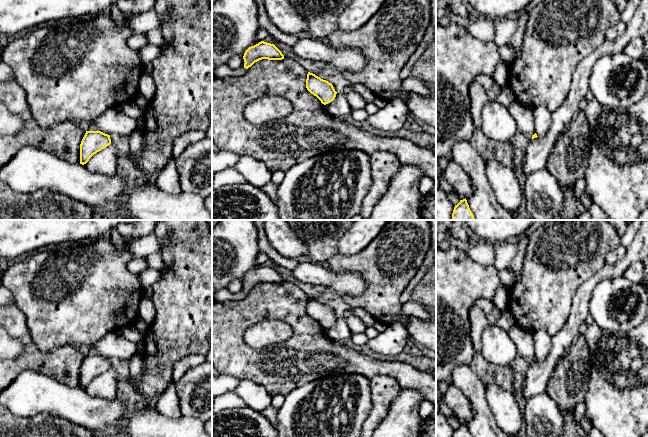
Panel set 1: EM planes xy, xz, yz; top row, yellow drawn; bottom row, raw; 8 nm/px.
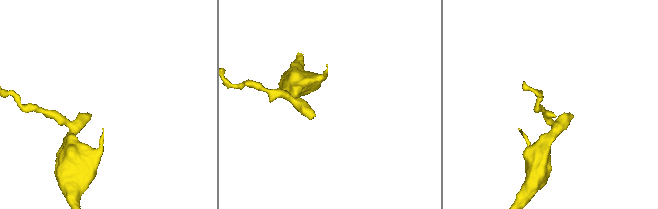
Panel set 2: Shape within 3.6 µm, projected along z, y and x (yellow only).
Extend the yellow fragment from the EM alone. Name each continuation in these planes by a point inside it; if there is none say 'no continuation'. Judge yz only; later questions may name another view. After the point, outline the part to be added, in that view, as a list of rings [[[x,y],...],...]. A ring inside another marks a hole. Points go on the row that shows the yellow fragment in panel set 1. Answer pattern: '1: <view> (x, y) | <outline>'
1: yz (542, 116) | [[[544,105],[532,109],[535,125],[535,133],[538,137],[543,136],[551,126],[552,112]]]

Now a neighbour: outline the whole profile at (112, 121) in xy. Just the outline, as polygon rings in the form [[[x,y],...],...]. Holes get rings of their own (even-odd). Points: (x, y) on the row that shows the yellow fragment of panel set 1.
[[[118,107],[109,108],[88,123],[105,134],[127,138],[137,130],[137,120],[125,115]]]

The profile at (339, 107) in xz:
[[[338,92],[335,99],[325,105],[327,113],[335,118],[342,119],[344,116],[351,115],[352,108],[348,103],[343,92]]]

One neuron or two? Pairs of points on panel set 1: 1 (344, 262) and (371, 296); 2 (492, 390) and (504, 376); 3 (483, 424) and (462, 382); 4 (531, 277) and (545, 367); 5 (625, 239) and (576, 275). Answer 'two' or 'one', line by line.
1: one
2: two
3: one
4: two
5: two

